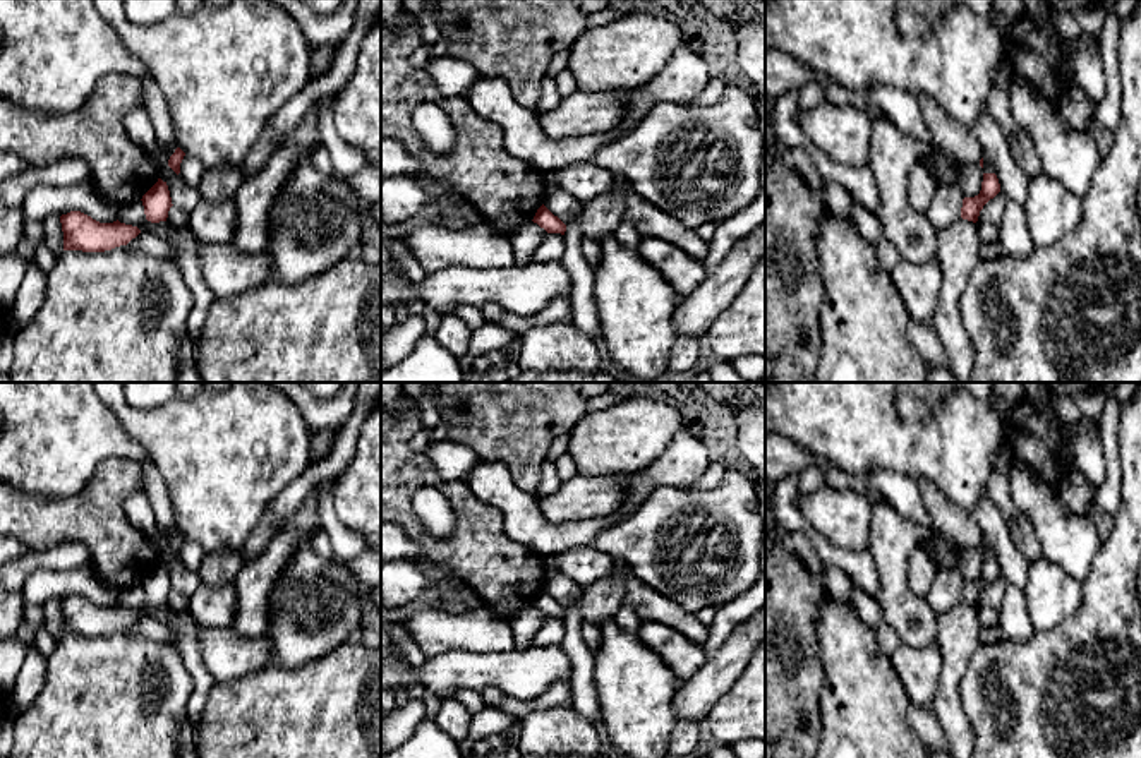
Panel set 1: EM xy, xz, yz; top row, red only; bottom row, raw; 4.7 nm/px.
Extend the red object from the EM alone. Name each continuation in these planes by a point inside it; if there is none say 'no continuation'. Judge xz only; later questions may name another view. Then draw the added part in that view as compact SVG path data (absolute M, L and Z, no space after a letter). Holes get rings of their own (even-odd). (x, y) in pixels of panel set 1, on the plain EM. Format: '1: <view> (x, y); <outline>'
no continuation

